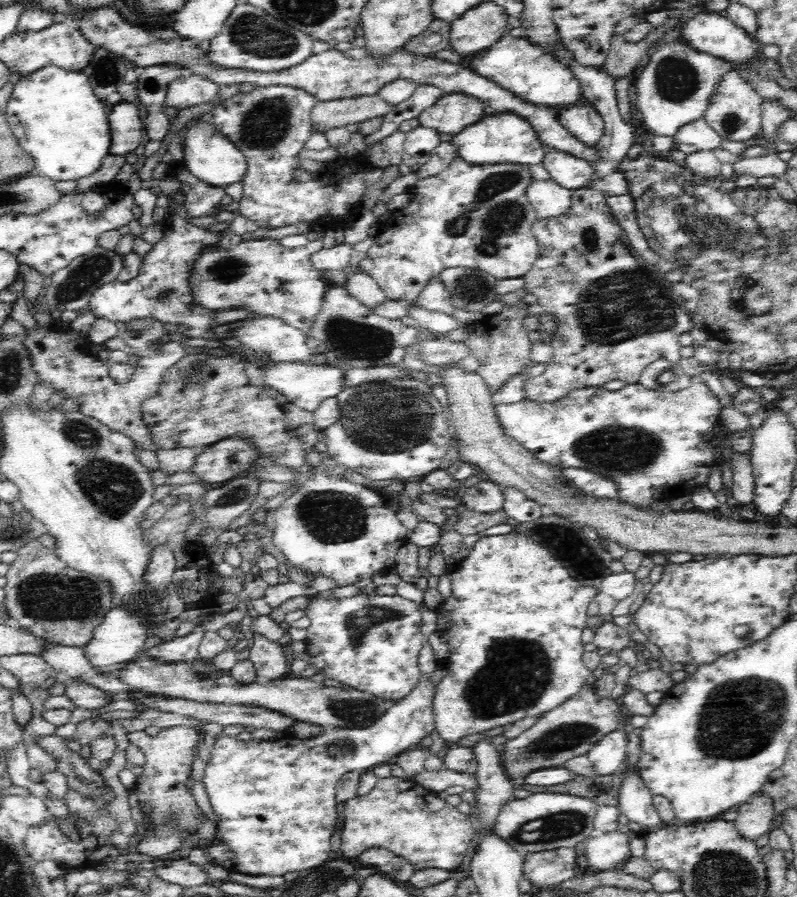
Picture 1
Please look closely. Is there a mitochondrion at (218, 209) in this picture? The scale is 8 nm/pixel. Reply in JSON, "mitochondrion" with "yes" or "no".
{"mitochondrion":"no"}

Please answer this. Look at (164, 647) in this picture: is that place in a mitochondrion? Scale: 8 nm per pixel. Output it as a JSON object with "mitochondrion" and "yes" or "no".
{"mitochondrion":"no"}

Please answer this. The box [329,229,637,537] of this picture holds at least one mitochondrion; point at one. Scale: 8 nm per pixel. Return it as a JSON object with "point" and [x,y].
{"point":[390,421]}

